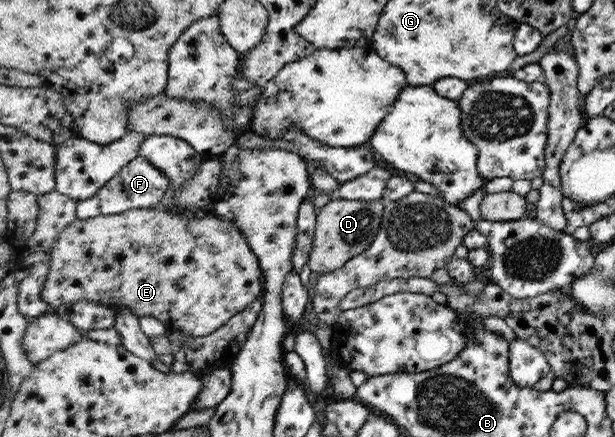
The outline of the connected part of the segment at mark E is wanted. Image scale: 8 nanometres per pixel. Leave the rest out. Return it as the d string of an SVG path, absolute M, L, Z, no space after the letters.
M158 207L155 209L133 209L118 215L101 215L95 218L82 219L78 218L69 228L66 228L58 236L58 243L53 252L52 267L49 279L47 279L45 299L50 301L55 312L64 309L67 305L75 304L78 300L92 300L106 304L113 309L117 306L128 306L132 308L139 317L153 315L165 323L168 333L171 331L183 331L193 337L209 336L229 324L235 314L239 314L243 309L249 306L254 300L260 298L264 290L264 273L258 255L253 251L246 235L237 227L234 222L221 218L216 214L207 216L183 216L170 212L168 209Z

